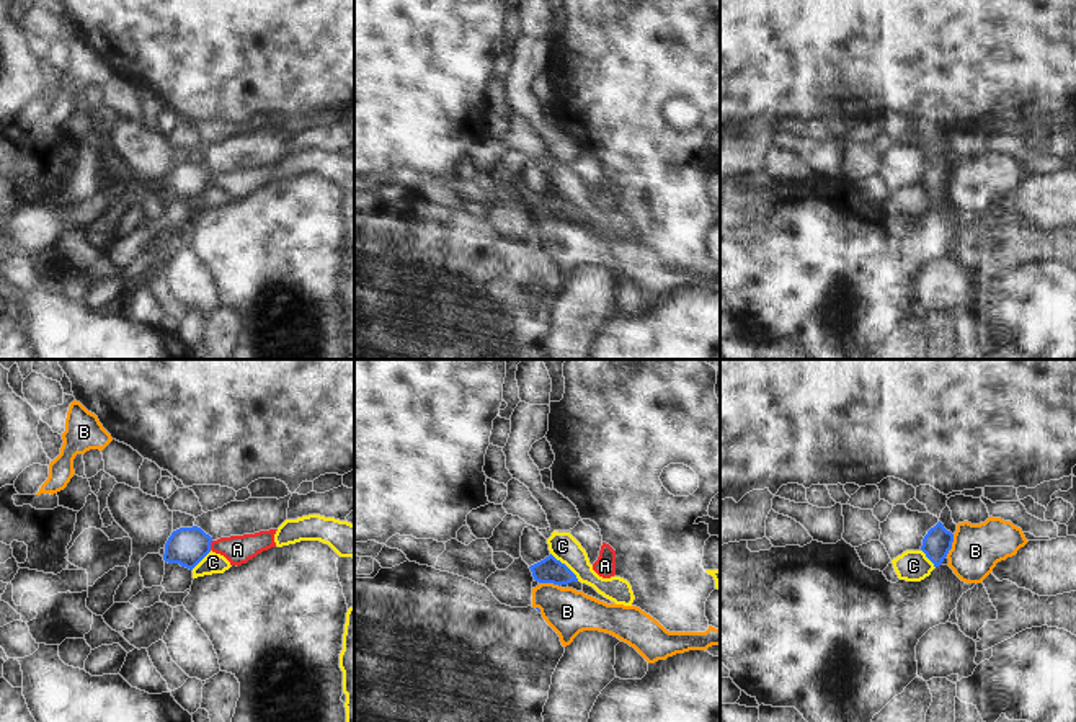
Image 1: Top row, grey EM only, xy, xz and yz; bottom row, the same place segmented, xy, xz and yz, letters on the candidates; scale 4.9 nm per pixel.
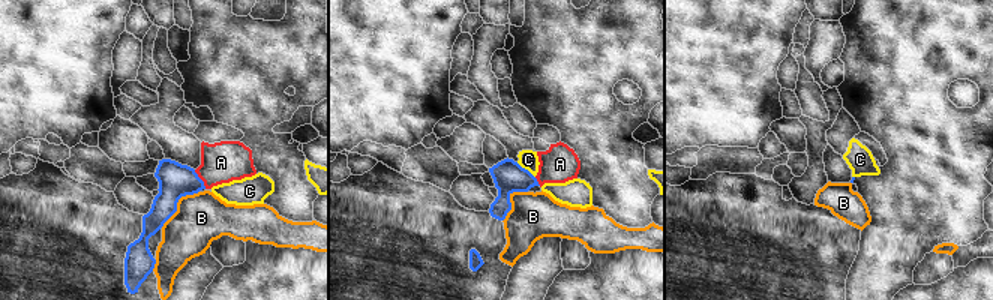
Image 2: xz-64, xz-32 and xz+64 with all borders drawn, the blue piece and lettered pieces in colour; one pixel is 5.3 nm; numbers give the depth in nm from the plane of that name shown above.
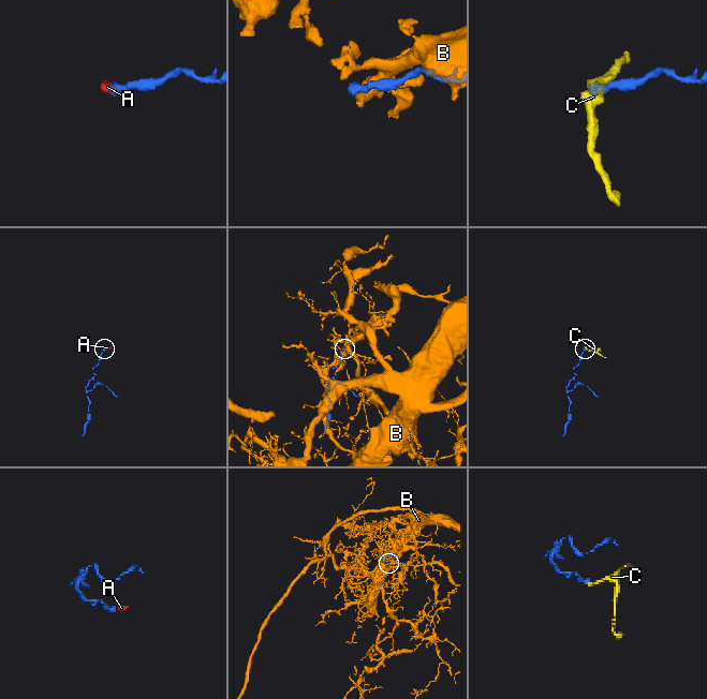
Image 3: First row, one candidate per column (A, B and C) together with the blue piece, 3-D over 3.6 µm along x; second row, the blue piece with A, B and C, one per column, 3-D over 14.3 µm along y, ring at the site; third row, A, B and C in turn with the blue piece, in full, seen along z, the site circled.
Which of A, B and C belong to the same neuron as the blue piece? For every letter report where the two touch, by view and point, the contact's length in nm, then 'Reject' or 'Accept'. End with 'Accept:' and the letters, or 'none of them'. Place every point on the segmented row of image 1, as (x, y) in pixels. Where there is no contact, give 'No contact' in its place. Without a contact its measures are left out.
A: Touches blue at xy (209, 546). Shared border 50 nm. Accept
B: Touches blue at yz (951, 546). Shared border 120 nm. Reject
C: Touches blue at xz (565, 566). Shared border 200 nm. Reject
Accept: A

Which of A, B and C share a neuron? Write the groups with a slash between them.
A / B / C

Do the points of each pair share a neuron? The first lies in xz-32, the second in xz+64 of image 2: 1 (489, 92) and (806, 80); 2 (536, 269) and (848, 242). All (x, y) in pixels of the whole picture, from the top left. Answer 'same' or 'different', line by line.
1: different
2: different

